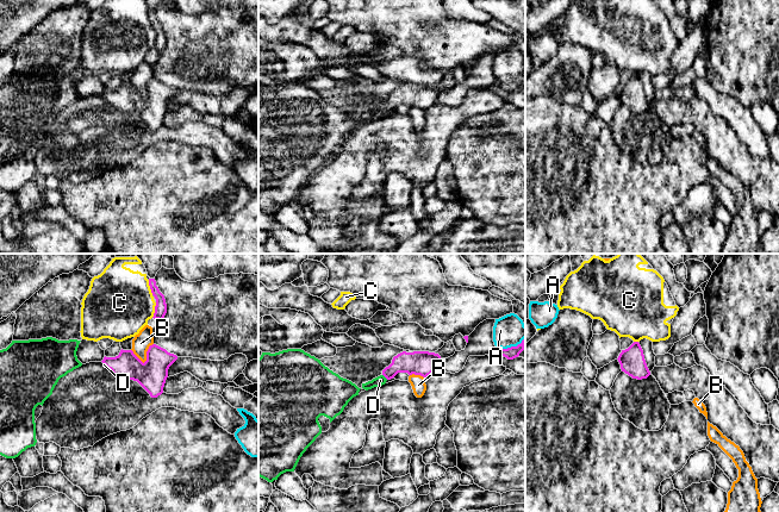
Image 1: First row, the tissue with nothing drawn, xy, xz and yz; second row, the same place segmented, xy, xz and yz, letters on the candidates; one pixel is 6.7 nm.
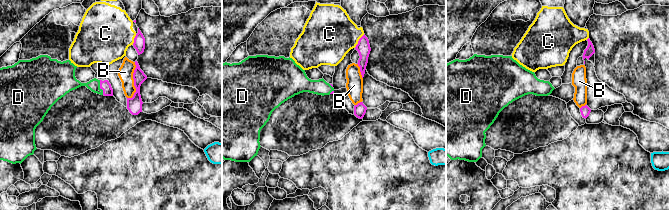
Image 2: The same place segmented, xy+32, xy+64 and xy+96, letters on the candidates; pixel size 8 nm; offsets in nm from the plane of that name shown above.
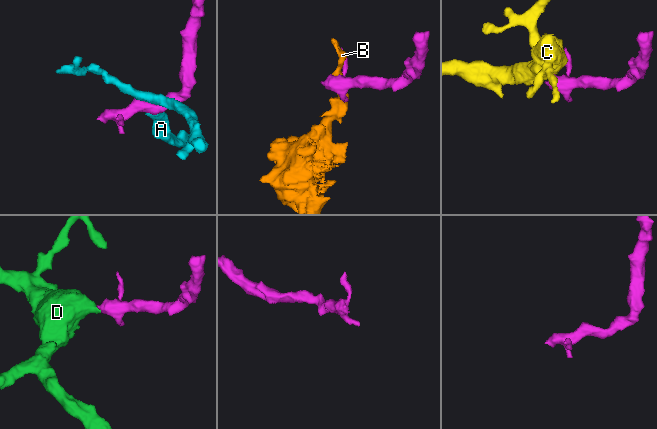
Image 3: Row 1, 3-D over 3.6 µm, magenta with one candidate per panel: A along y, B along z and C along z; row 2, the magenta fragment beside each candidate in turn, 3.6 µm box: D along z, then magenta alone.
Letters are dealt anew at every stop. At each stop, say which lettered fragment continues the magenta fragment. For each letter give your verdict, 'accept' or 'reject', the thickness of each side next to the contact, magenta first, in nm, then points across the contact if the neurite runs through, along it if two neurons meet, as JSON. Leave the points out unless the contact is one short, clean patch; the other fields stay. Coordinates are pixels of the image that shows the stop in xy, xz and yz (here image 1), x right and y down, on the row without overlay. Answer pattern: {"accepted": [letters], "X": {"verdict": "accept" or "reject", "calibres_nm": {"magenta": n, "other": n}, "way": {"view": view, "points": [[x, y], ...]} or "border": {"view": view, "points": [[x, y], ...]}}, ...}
{"accepted": ["D"], "A": {"verdict": "reject", "calibres_nm": {"magenta": 80, "other": 220}}, "B": {"verdict": "reject", "calibres_nm": {"magenta": 200, "other": 120}}, "C": {"verdict": "reject", "calibres_nm": {"magenta": 80, "other": 460}, "border": {"view": "xy", "points": [[148, 13], [153, 27]]}}, "D": {"verdict": "accept", "calibres_nm": {"magenta": 160, "other": 70}, "way": {"view": "xz", "points": [[418, 95], [403, 95], [385, 110], [380, 113]]}}}

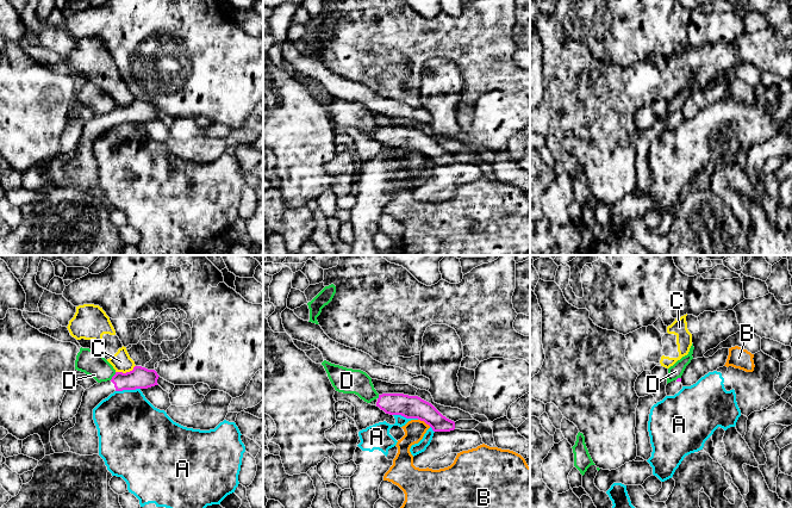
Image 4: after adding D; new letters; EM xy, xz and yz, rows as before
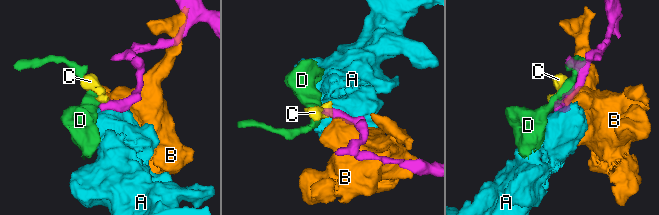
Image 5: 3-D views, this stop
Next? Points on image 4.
{"accepted": [], "A": {"verdict": "reject", "calibres_nm": {"magenta": 160, "other": 170}, "border": {"view": "xz", "points": [[393, 147], [418, 152]]}}, "B": {"verdict": "reject", "calibres_nm": {"magenta": 160, "other": 140}}, "C": {"verdict": "reject", "calibres_nm": {"magenta": 150, "other": 130}, "border": {"view": "xy", "points": [[135, 98], [129, 104], [116, 105]]}}, "D": {"verdict": "reject", "calibres_nm": {"magenta": 150, "other": 160}, "border": {"view": "xy", "points": [[116, 105], [110, 112]]}}}

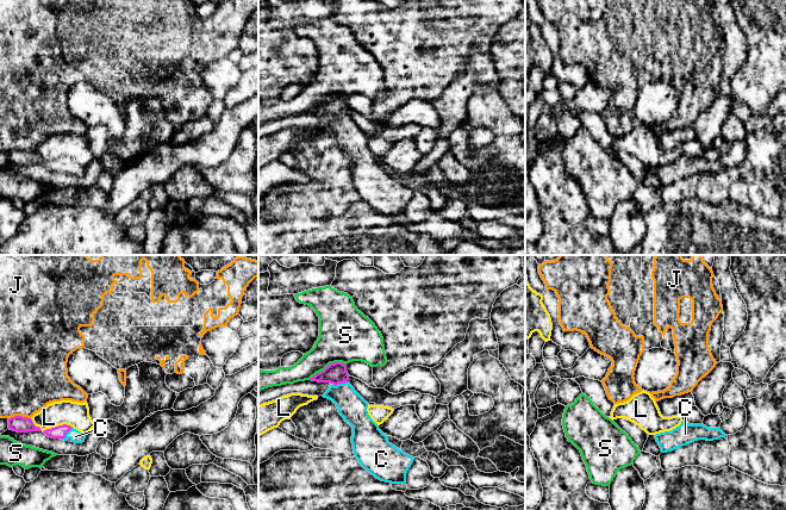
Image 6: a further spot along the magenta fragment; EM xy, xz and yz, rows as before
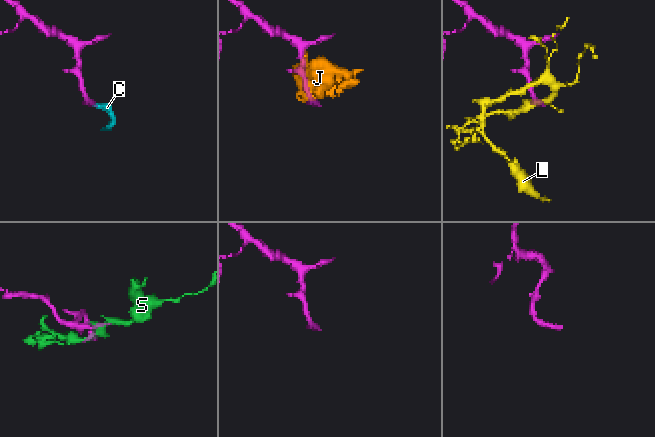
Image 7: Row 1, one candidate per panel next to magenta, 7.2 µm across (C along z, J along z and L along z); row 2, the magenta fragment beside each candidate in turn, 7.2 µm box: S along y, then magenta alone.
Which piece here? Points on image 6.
{"accepted": ["C"], "C": {"verdict": "accept", "calibres_nm": {"magenta": 90, "other": 80}, "way": {"view": "xy", "points": [[60, 165], [66, 166], [75, 169]]}}, "J": {"verdict": "reject", "calibres_nm": {"magenta": 110, "other": 400}}, "L": {"verdict": "reject", "calibres_nm": {"magenta": 90, "other": 170}}, "S": {"verdict": "reject", "calibres_nm": {"magenta": 150, "other": 360}}}

